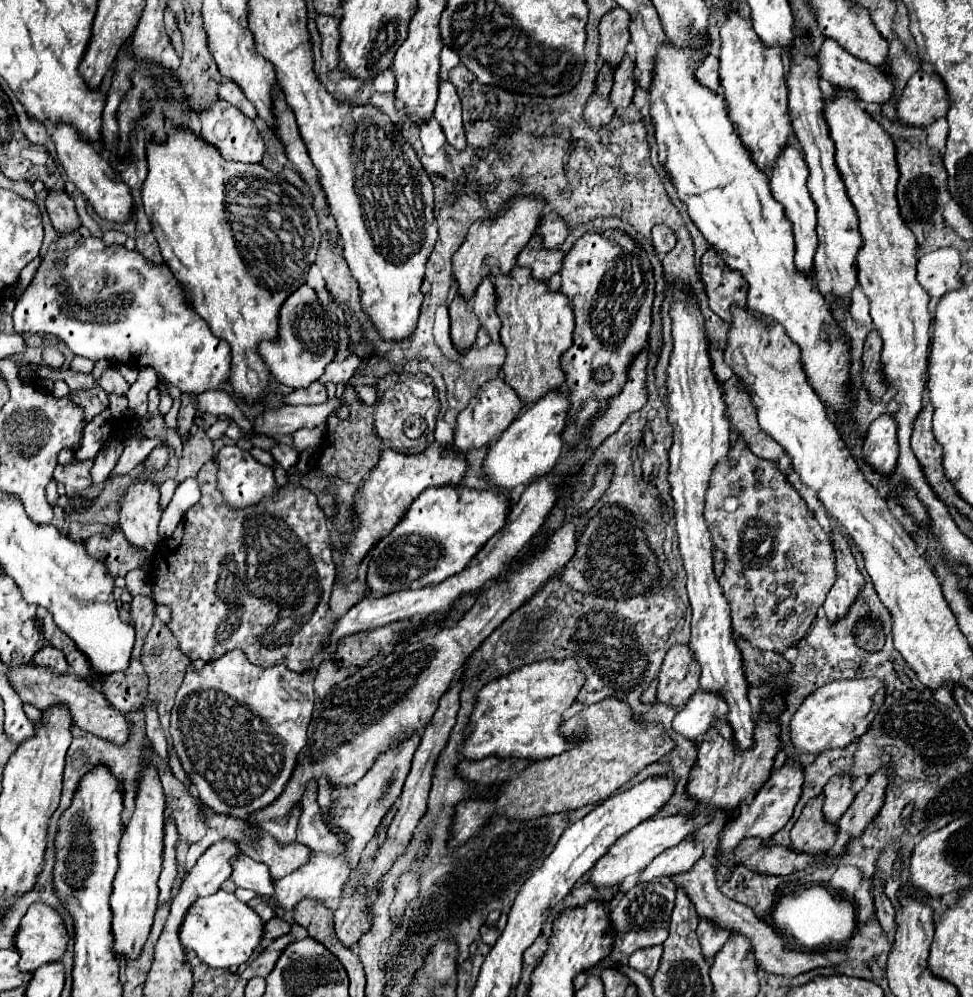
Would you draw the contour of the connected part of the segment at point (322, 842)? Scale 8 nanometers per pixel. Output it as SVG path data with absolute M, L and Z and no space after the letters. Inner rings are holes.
M311 782L303 796L303 806L301 806L303 810L301 810L299 828L297 828L297 842L305 844L313 852L341 856L345 852L345 846L337 840L337 836L321 820L321 808L317 804L315 790L317 790L315 782Z

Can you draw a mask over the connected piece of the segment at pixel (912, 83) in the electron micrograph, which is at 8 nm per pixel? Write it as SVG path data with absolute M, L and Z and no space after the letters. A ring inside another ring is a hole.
M921 68L907 82L895 108L901 122L909 126L929 126L949 110L945 84L935 72Z

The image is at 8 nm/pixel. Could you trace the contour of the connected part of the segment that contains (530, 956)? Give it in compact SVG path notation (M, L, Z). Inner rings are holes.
M541 934L527 950L525 950L525 956L523 956L523 964L529 964L529 966L537 966L543 958L547 950L547 938Z

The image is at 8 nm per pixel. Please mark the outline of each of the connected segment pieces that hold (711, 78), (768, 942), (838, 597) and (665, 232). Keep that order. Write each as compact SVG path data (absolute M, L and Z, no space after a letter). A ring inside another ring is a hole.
M709 54L705 58L705 62L695 70L695 78L703 84L703 86L709 86L711 90L719 92L721 90L721 84L719 84L719 58Z
M705 852L701 856L701 860L695 864L695 868L691 868L689 872L678 874L670 878L676 889L683 888L687 892L687 896L691 898L691 902L695 904L697 908L697 914L699 918L703 920L709 920L713 922L715 926L719 928L725 928L733 934L739 934L739 936L745 936L751 946L753 946L753 954L755 954L755 960L757 960L757 966L761 970L765 970L767 974L777 974L777 976L797 976L797 974L803 974L803 972L809 972L813 968L819 968L819 966L831 966L821 952L791 952L783 946L783 940L781 936L769 926L765 924L763 920L759 920L753 910L745 904L739 904L739 902L733 902L729 900L727 896L721 894L719 886L717 886L717 878L715 878L715 868L713 868L713 854Z
M833 526L831 538L833 538L833 550L835 550L837 580L831 586L823 608L827 612L827 620L831 624L835 624L841 620L841 616L847 616L851 604L855 604L855 600L861 596L865 580L863 580L861 572L857 570L855 558L851 554L849 544L847 544L843 532L839 530L839 526Z
M659 224L651 230L651 238L653 238L653 246L655 246L659 256L665 256L667 252L671 252L675 248L675 242L677 242L675 234L663 224Z

